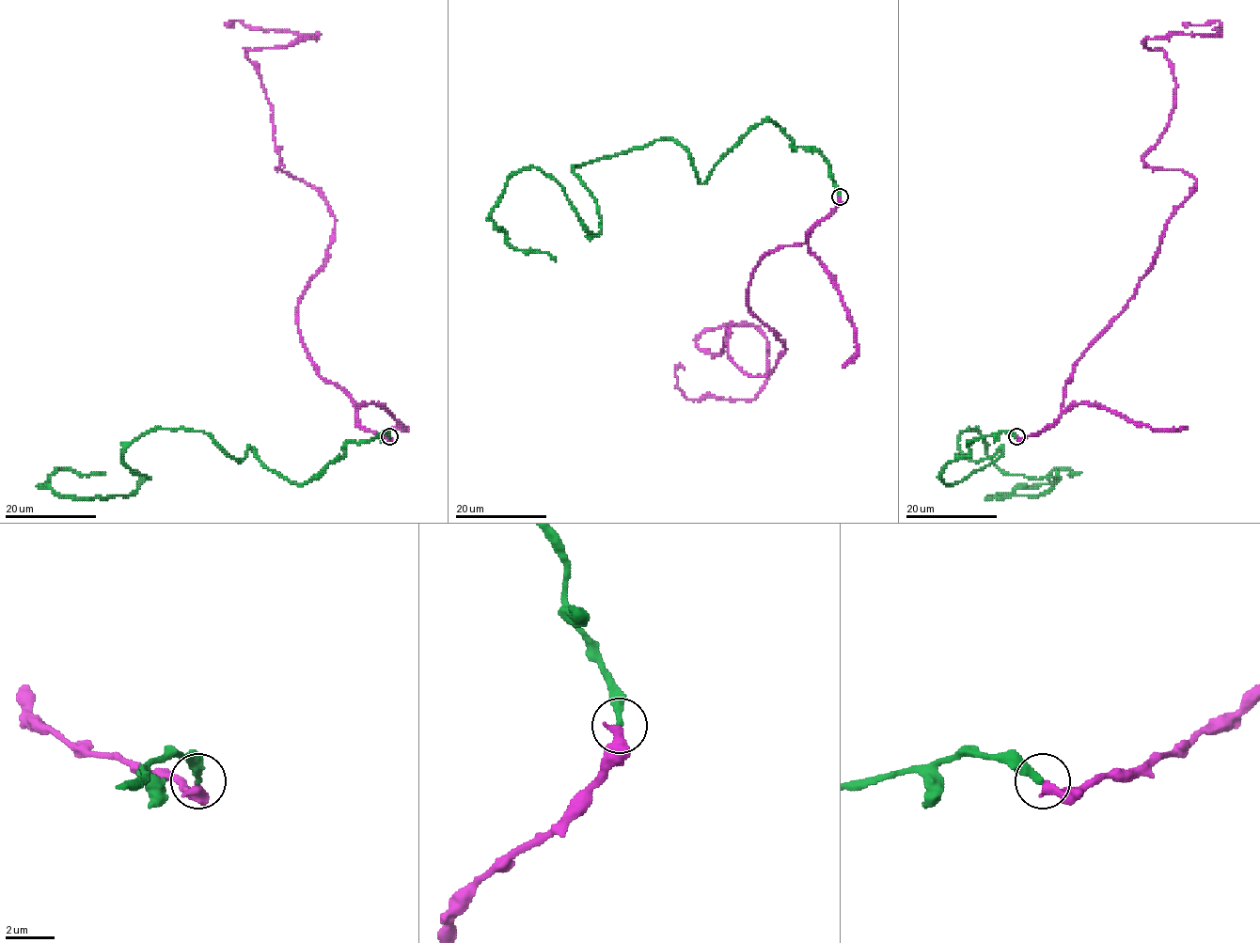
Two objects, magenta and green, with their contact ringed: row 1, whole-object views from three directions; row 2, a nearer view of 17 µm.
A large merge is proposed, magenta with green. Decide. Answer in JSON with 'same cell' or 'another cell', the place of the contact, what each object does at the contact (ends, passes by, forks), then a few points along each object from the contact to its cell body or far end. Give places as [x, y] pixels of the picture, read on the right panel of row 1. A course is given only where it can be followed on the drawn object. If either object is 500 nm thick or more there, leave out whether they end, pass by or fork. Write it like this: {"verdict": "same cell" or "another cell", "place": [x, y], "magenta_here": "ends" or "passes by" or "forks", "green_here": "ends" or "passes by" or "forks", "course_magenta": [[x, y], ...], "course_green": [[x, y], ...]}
{"verdict": "same cell", "place": [1016, 436], "magenta_here": "ends", "green_here": "ends", "course_magenta": [[1016, 436], [1059, 416], [1195, 188], [1142, 161], [1174, 84], [1144, 40], [1220, 35], [1189, 25]], "course_green": [[1016, 436], [941, 478], [1002, 452], [969, 460], [968, 430], [1054, 479], [988, 499], [1082, 473]]}

